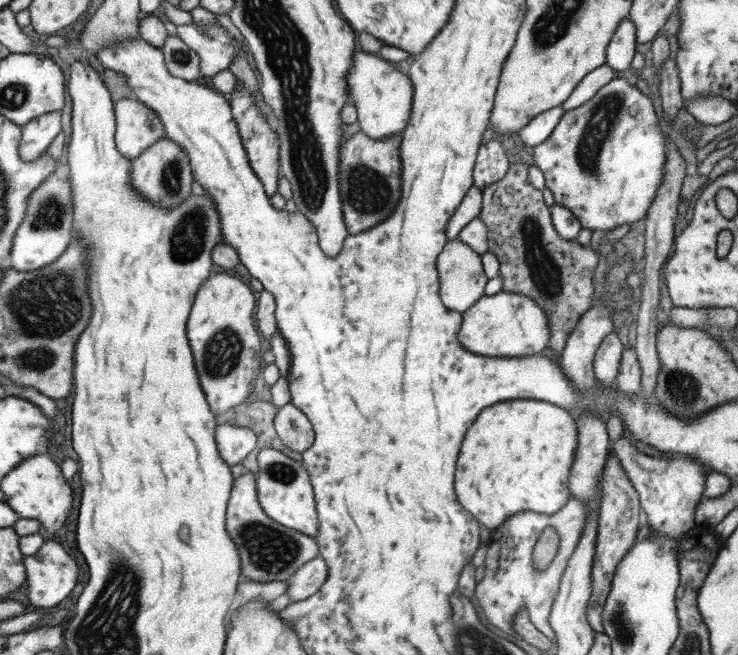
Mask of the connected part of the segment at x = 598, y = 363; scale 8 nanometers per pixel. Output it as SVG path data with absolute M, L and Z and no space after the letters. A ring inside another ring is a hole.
M615 331L604 336L596 348L593 357L593 374L601 388L614 385L615 375L619 369L623 346L619 341L619 335Z

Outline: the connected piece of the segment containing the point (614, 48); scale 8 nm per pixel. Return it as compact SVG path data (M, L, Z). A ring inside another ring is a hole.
M628 16L624 17L607 44L604 65L617 72L630 71L630 74L635 76L637 71L631 69L629 63L635 53L634 35L634 25L628 20Z

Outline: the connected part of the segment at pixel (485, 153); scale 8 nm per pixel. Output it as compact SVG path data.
M489 140L480 145L471 174L472 186L479 189L499 180L508 169L509 160L505 154L506 151L497 140Z

